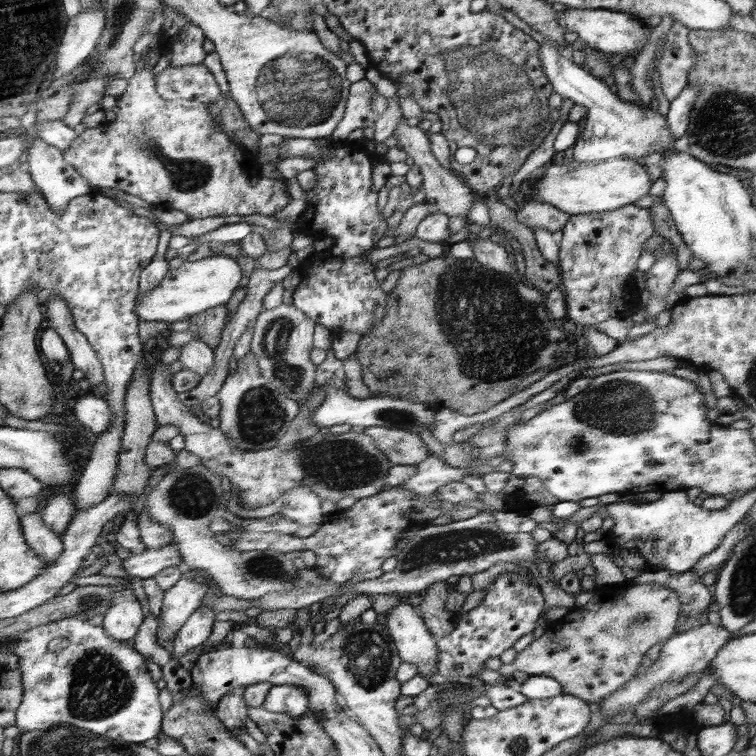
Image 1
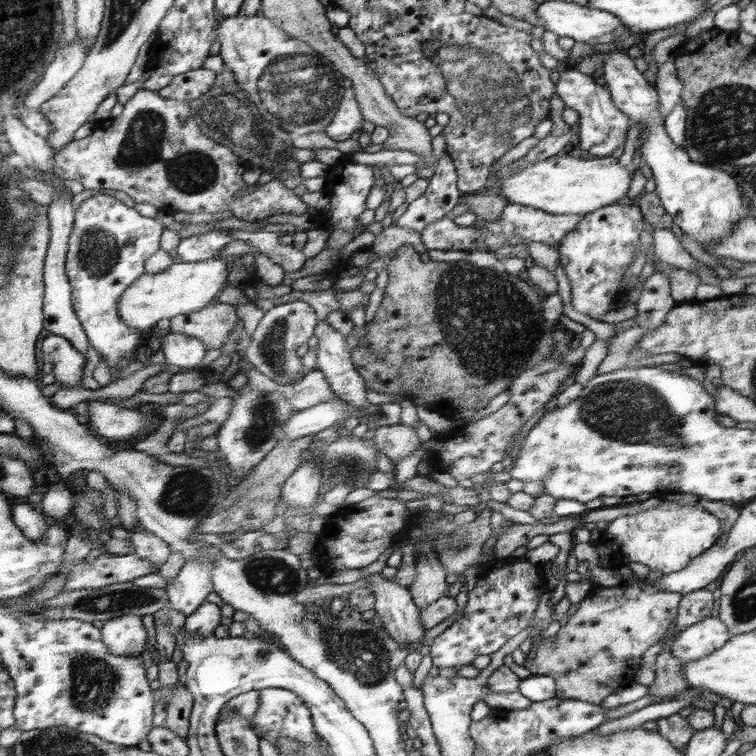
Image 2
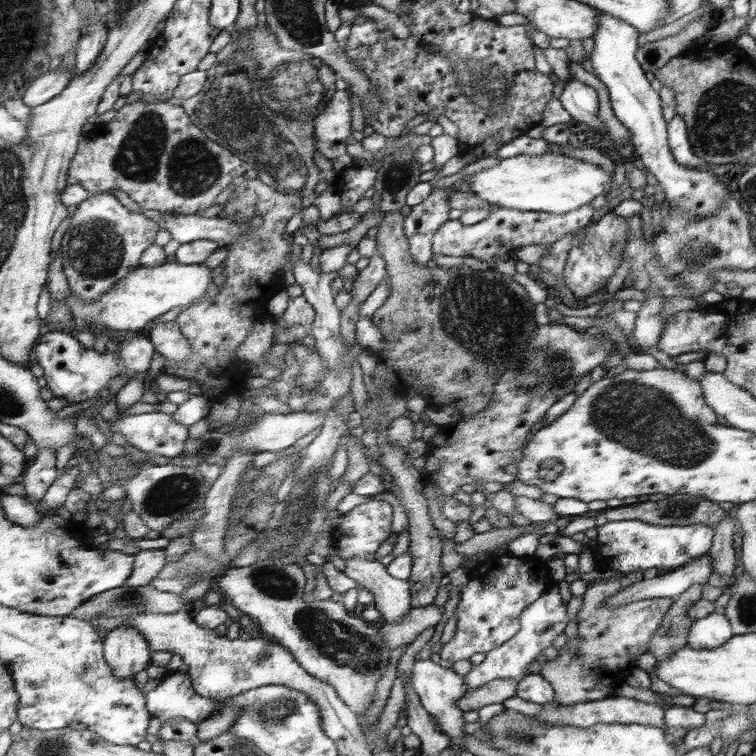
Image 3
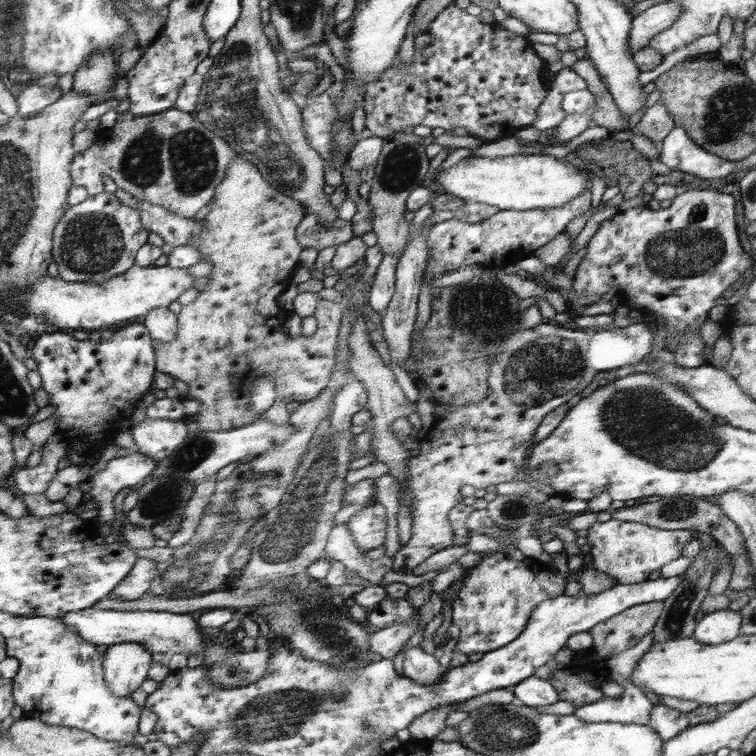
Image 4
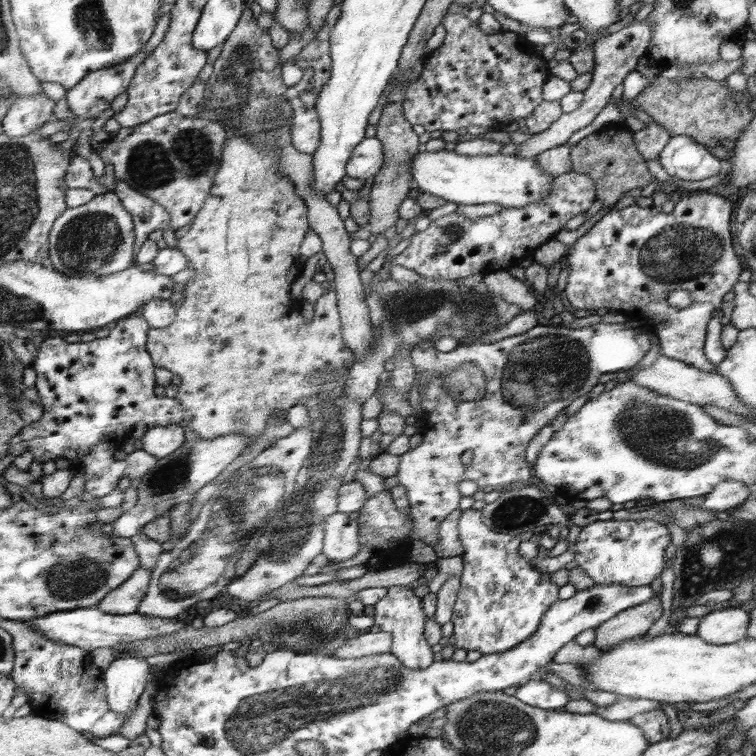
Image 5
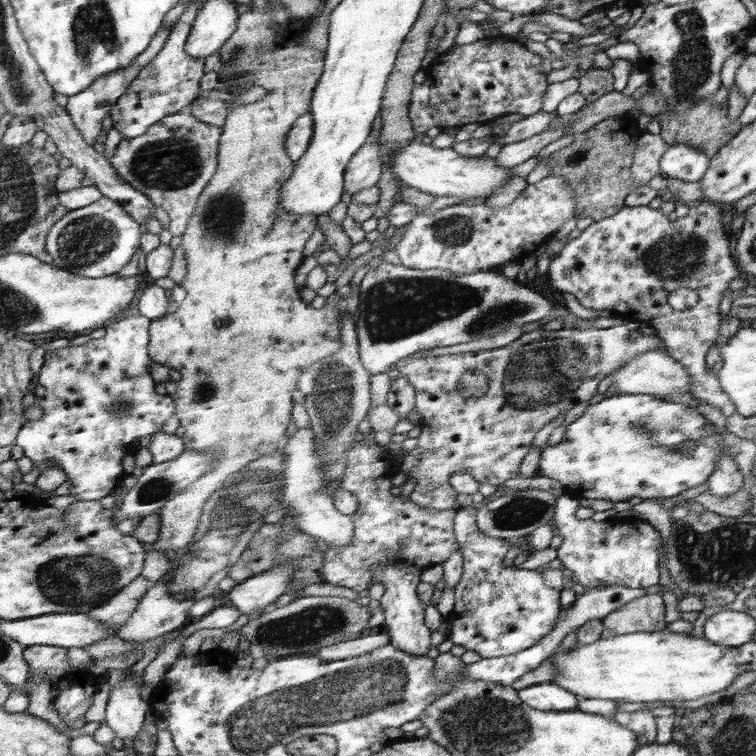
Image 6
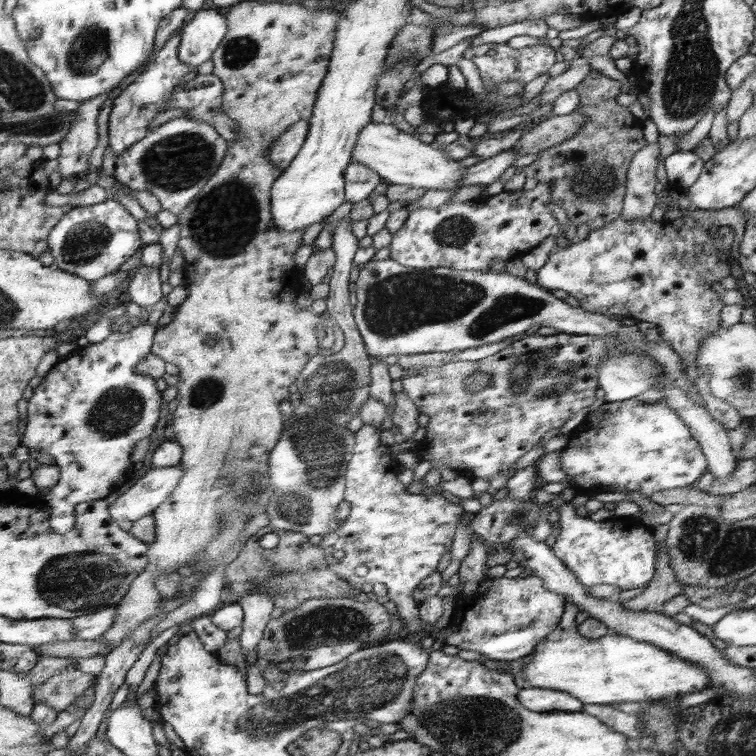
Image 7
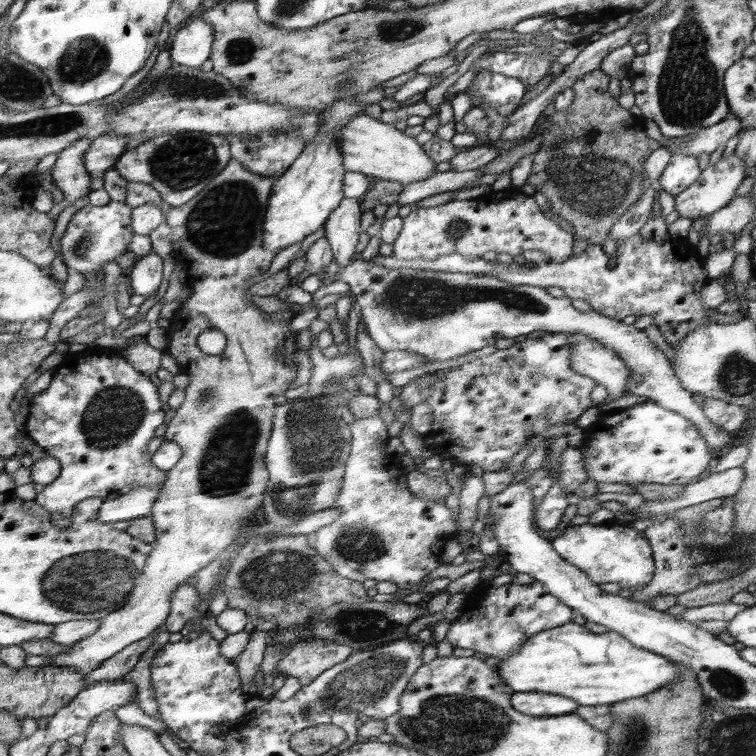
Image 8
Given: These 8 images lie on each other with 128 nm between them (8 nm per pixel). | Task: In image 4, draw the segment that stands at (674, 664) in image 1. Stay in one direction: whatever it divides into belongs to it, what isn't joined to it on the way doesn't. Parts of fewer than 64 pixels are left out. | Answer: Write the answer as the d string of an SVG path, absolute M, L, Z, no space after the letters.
M732 610L706 614L698 621L693 638L706 645L723 644L741 635L742 616Z

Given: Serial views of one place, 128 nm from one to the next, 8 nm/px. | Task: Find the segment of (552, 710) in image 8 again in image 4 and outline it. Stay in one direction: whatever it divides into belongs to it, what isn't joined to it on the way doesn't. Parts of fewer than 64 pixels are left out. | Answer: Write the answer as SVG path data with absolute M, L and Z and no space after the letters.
M536 676L520 682L512 691L515 692L516 701L526 706L550 706L560 701L558 692L549 680L542 680Z

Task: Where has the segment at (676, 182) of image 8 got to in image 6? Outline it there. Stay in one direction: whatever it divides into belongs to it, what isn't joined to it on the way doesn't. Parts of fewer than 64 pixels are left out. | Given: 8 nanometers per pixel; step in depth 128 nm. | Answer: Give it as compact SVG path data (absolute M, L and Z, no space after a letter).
M670 145L661 157L660 169L665 176L683 182L699 182L709 168L701 150L687 145Z

